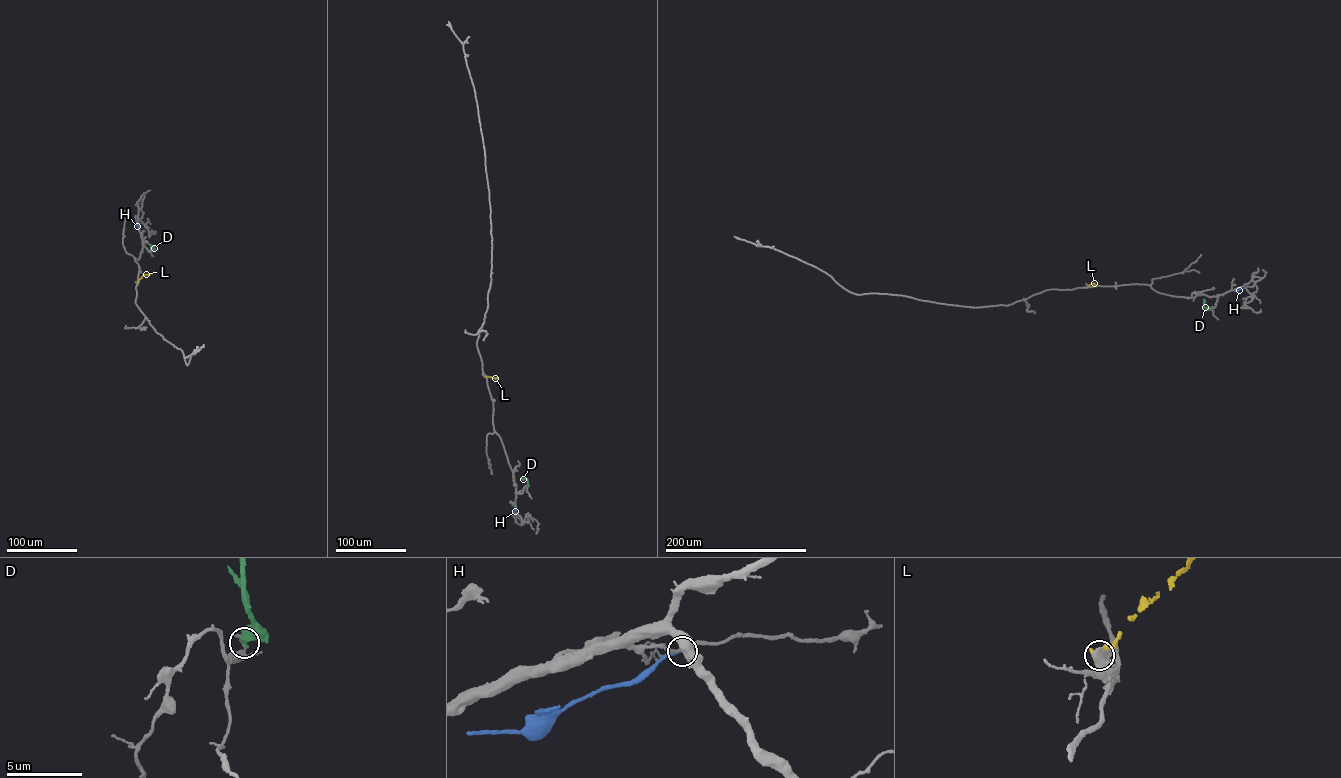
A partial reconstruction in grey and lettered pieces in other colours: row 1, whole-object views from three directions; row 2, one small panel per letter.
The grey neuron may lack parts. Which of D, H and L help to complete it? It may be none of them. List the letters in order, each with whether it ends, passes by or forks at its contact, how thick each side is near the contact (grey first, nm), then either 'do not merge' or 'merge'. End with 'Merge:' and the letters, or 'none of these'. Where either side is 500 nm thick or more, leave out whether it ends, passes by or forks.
D: it ends; calibres 150 and 460 nm; do not merge
H: it ends; calibres 200 and 280 nm; do not merge
L: calibres 600 and 650 nm; do not merge
Merge: none of these

